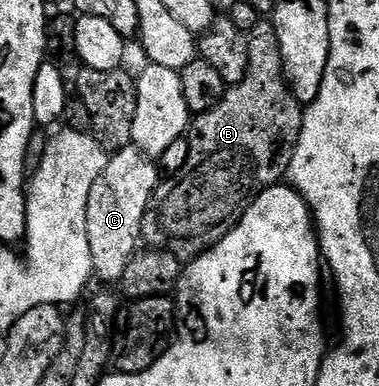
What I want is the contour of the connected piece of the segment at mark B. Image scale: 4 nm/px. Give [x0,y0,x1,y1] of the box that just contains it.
[142,20,303,260]

